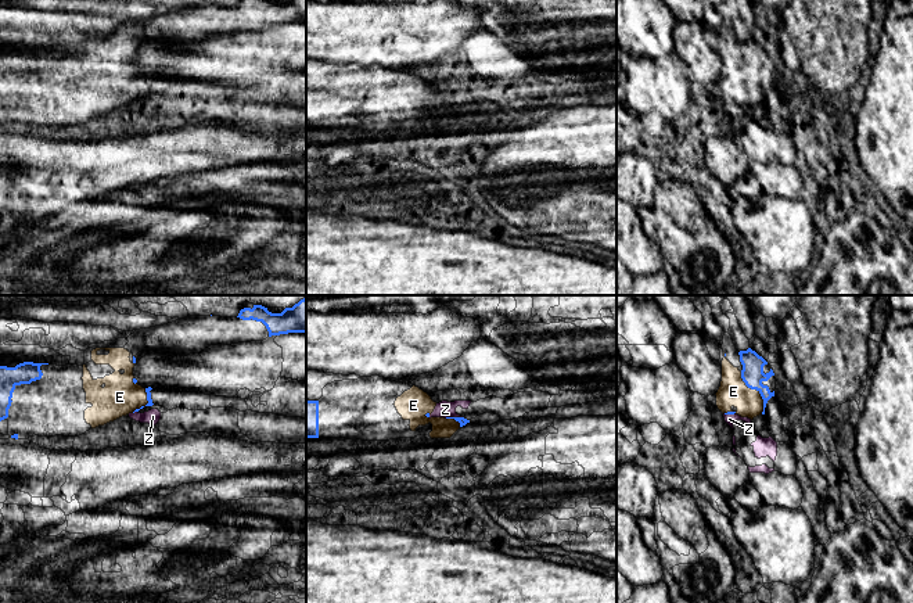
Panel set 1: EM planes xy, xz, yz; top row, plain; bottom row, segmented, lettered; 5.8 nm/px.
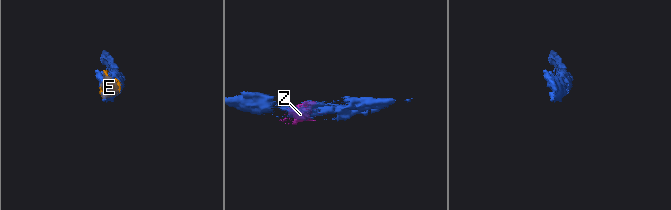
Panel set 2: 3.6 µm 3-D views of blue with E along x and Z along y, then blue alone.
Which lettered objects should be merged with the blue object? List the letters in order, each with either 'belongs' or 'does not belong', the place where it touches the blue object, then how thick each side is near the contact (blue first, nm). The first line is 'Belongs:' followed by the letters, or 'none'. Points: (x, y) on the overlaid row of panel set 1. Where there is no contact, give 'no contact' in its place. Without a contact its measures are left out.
Belongs: E
E: belongs | yz (757, 390) | 130/160 nm
Z: does not belong | xz (453, 417) | 50/100 nm

